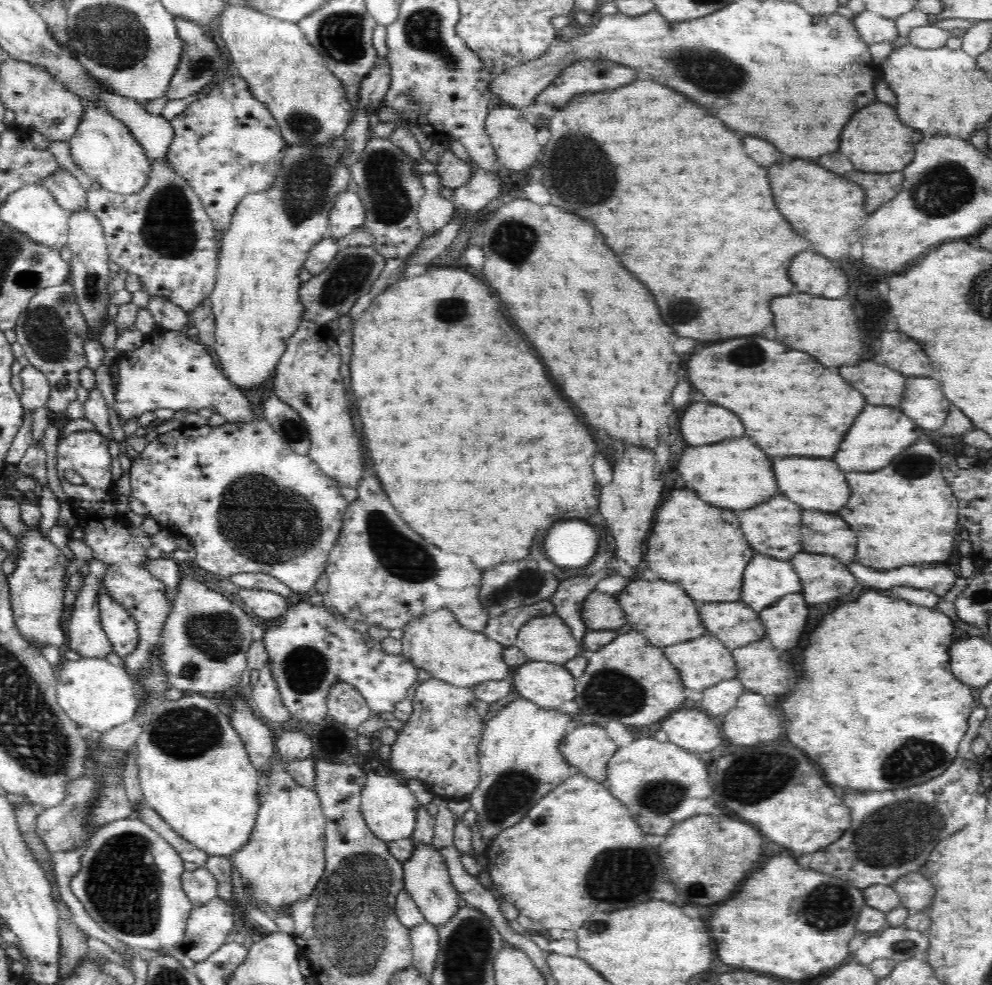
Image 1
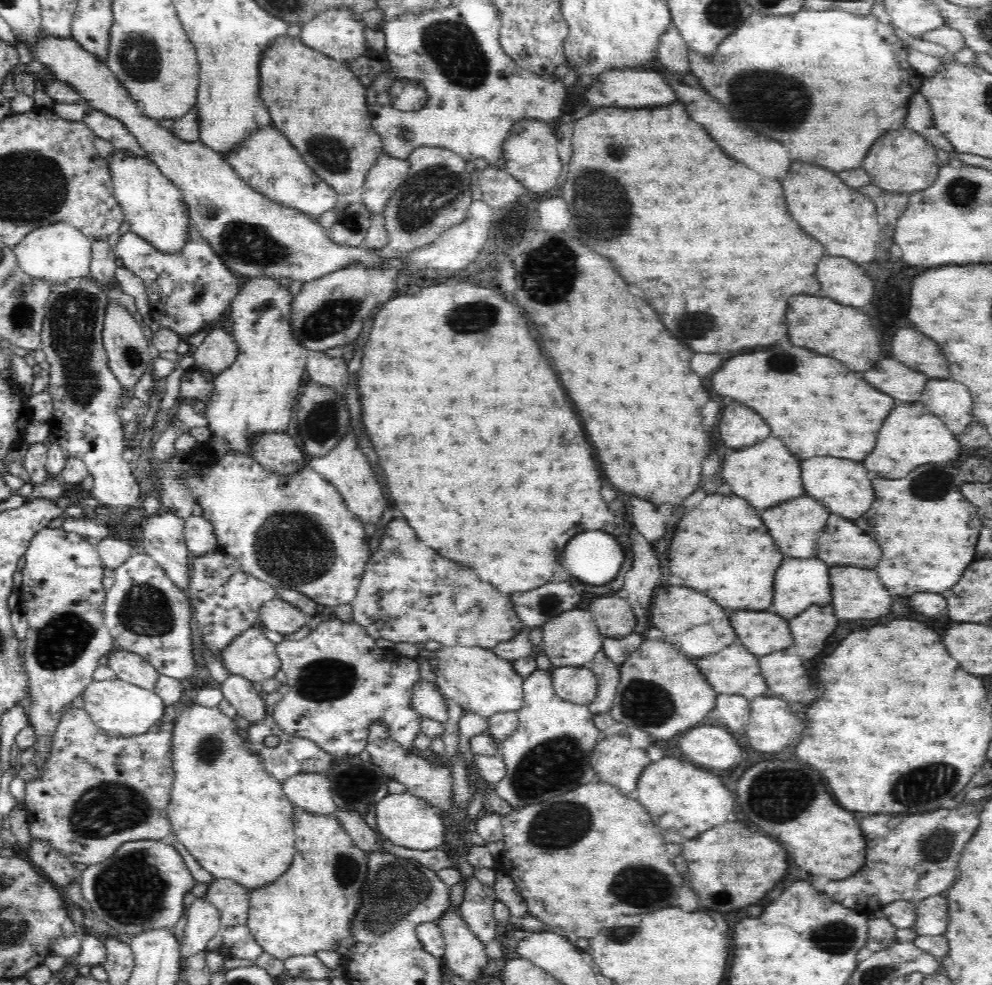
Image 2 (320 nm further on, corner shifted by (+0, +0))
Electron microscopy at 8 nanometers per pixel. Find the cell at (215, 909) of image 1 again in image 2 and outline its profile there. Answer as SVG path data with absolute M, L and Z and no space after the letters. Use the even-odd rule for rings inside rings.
M247 923L222 925L219 935L222 938L222 954L252 961L262 954L263 950L250 932Z

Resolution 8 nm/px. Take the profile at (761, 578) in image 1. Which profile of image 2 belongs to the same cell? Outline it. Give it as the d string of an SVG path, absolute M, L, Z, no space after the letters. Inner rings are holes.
M784 558L774 572L774 592L768 610L788 620L810 605L830 604L830 581L827 564L816 558Z

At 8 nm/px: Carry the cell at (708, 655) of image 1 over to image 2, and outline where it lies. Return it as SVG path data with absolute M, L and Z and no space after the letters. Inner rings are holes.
M739 642L730 643L714 654L692 660L716 694L741 694L748 700L768 694L766 681L759 672L758 659Z

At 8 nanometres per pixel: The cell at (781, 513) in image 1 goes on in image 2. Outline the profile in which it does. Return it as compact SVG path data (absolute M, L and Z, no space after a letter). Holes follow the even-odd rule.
M800 496L794 500L786 500L778 506L772 506L760 512L760 520L766 526L768 534L774 538L780 552L788 558L814 558L818 552L818 536L822 534L822 526L828 518L828 510L814 502L810 496Z

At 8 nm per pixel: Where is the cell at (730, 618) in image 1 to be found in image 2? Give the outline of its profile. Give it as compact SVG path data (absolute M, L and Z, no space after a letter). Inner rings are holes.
M770 610L728 612L727 620L737 642L757 657L792 645L787 620Z

